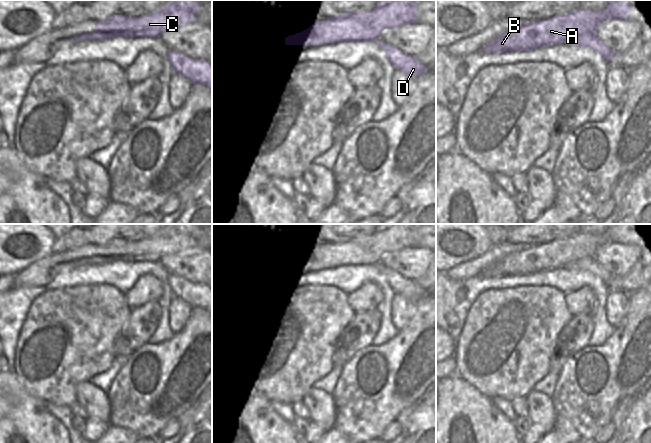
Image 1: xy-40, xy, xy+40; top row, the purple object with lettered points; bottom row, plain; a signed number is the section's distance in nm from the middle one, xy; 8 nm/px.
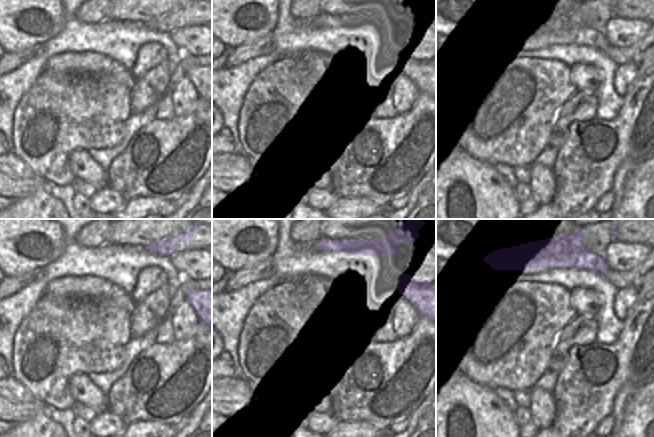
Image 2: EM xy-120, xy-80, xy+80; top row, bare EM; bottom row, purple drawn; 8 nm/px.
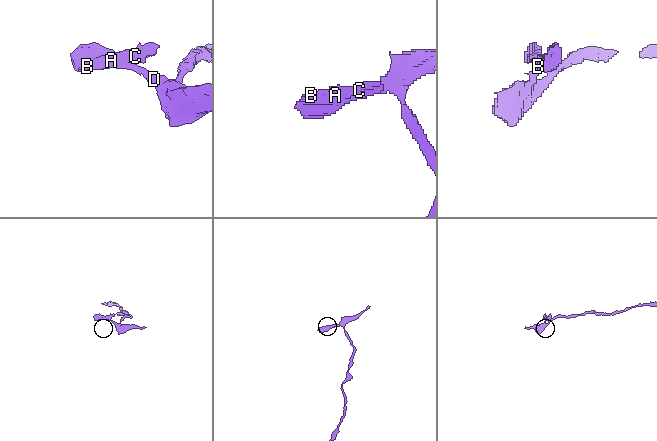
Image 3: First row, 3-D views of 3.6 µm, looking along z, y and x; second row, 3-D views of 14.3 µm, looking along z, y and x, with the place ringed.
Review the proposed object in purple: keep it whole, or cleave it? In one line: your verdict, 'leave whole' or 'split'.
leave whole

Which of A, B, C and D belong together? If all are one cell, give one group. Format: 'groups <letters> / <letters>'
groups A B C D

